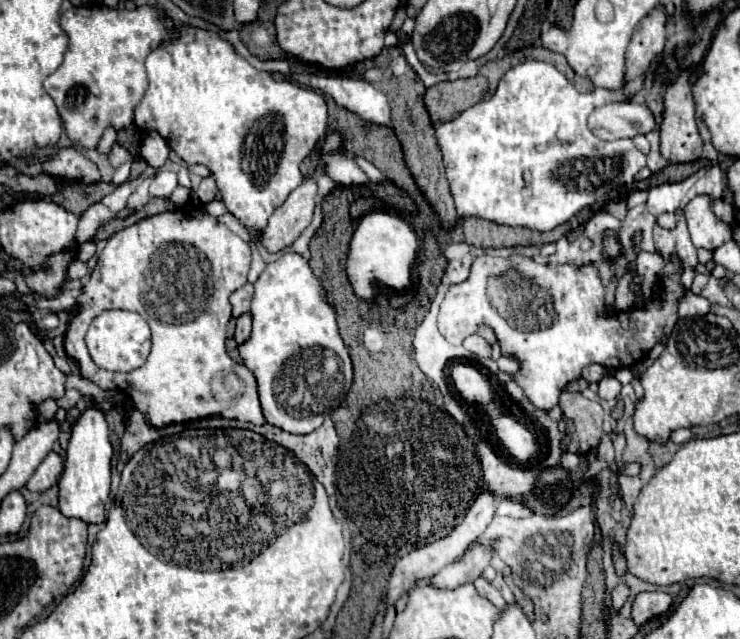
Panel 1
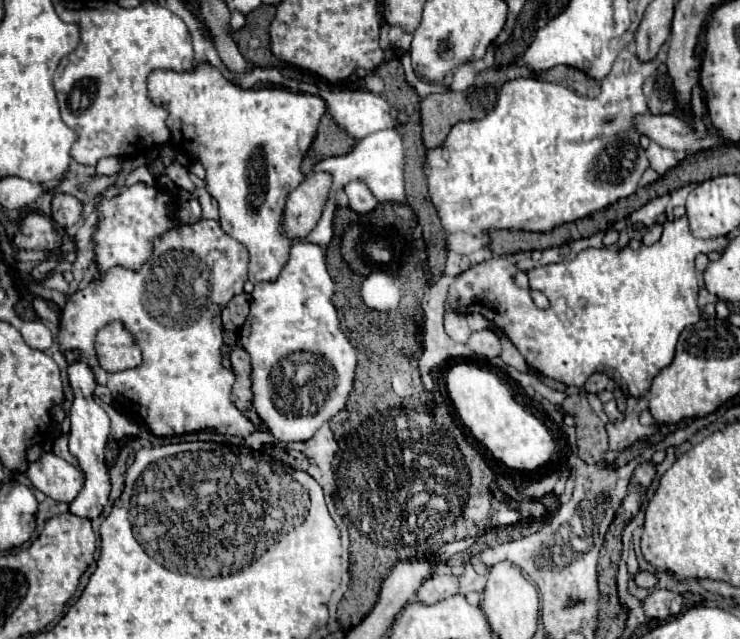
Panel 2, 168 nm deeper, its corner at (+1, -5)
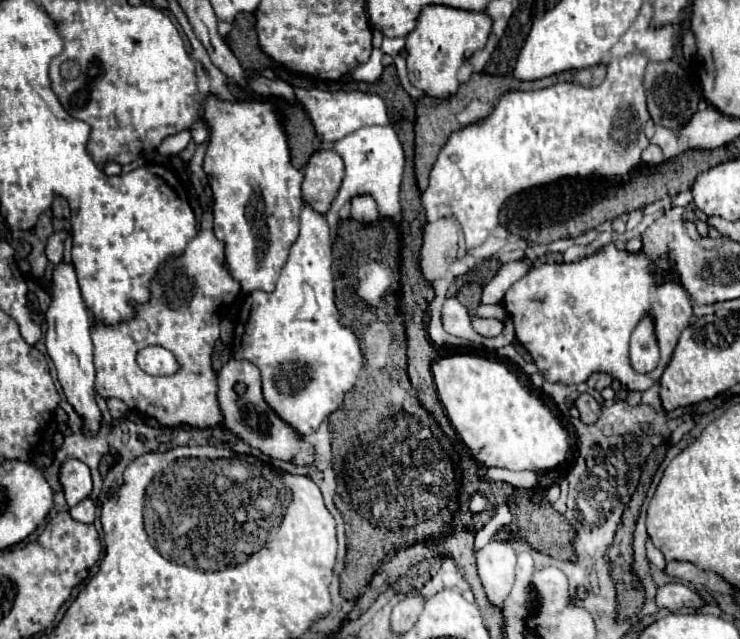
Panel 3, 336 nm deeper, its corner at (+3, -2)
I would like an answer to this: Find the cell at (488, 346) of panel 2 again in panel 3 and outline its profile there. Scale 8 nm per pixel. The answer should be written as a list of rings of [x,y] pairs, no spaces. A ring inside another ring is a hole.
[[[473,316],[473,330],[475,330],[477,334],[485,336],[485,338],[495,338],[495,336],[501,334],[503,322],[493,320],[493,318],[485,320],[485,318],[479,318],[479,316]]]

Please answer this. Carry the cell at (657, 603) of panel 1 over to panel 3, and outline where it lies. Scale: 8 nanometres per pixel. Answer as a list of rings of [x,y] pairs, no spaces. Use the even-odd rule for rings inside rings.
[[[671,582],[671,584],[657,588],[655,602],[659,608],[667,608],[671,612],[677,612],[681,608],[701,608],[703,606],[703,600],[693,590],[689,590],[685,584],[679,584],[679,582]]]

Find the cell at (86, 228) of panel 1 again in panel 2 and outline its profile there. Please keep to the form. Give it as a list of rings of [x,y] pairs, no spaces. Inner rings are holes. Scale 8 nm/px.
[[[53,195],[53,221],[57,225],[73,225],[83,211],[83,203],[73,195]]]

